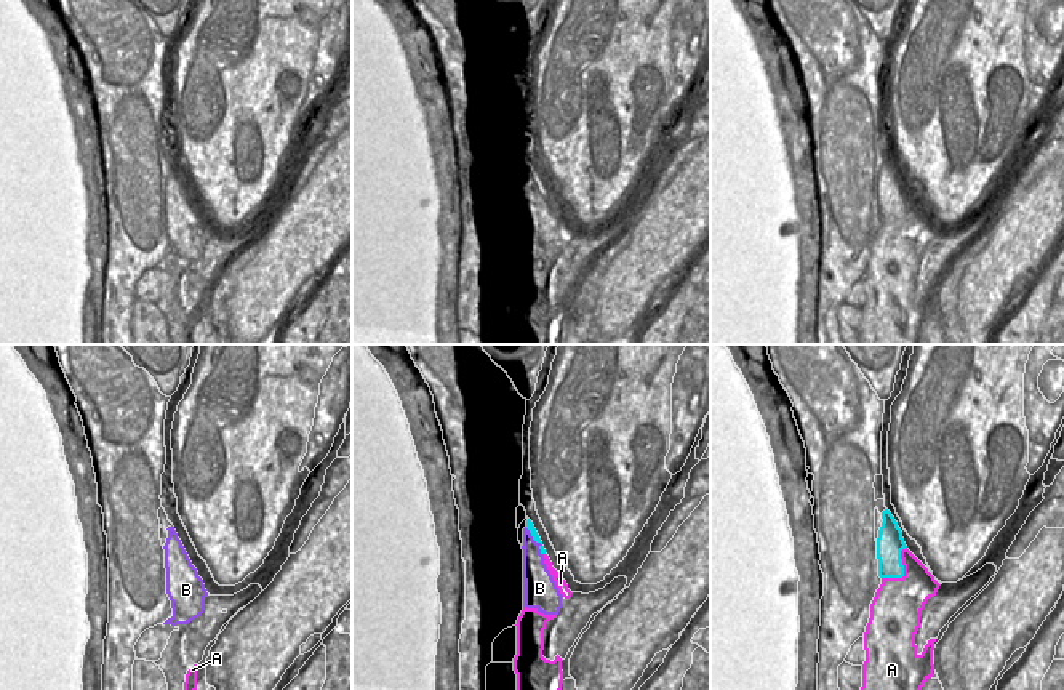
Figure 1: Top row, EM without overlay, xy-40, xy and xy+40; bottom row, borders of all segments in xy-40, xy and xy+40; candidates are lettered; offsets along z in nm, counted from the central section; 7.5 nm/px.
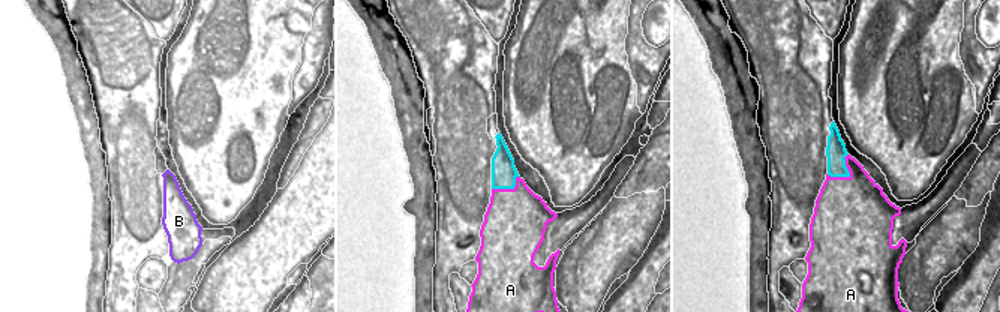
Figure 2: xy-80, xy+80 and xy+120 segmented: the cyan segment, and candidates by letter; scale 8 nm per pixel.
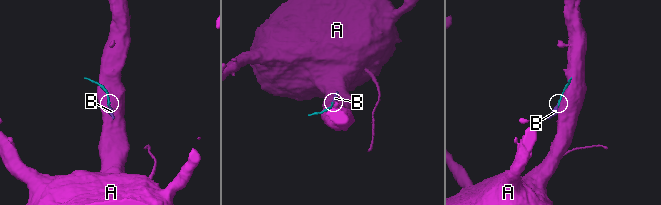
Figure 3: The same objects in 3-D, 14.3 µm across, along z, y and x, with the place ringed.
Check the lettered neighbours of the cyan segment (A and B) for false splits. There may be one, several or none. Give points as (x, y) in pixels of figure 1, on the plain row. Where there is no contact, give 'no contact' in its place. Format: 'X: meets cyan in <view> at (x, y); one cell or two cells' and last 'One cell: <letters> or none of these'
A: meets cyan in xy+40 at (903, 213); two cells
B: meets cyan in xy at (536, 183); one cell
One cell: B

